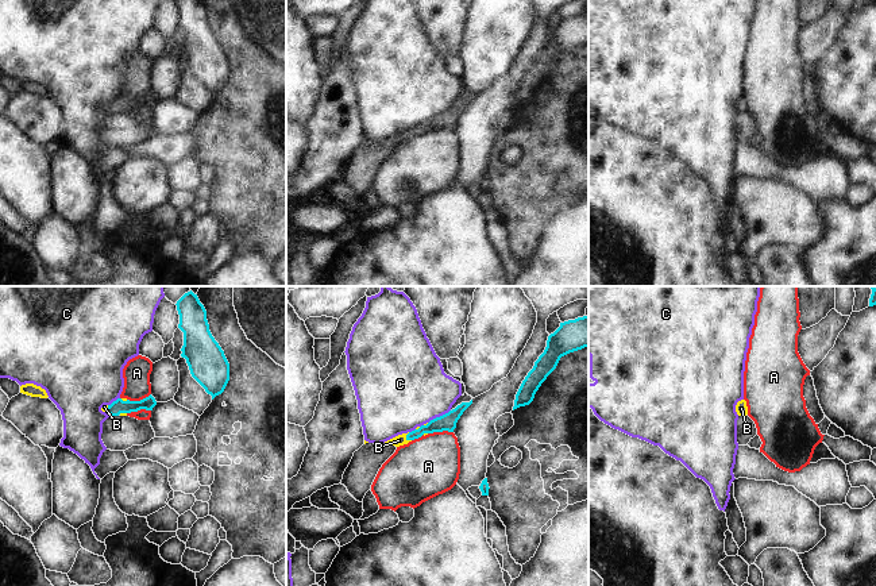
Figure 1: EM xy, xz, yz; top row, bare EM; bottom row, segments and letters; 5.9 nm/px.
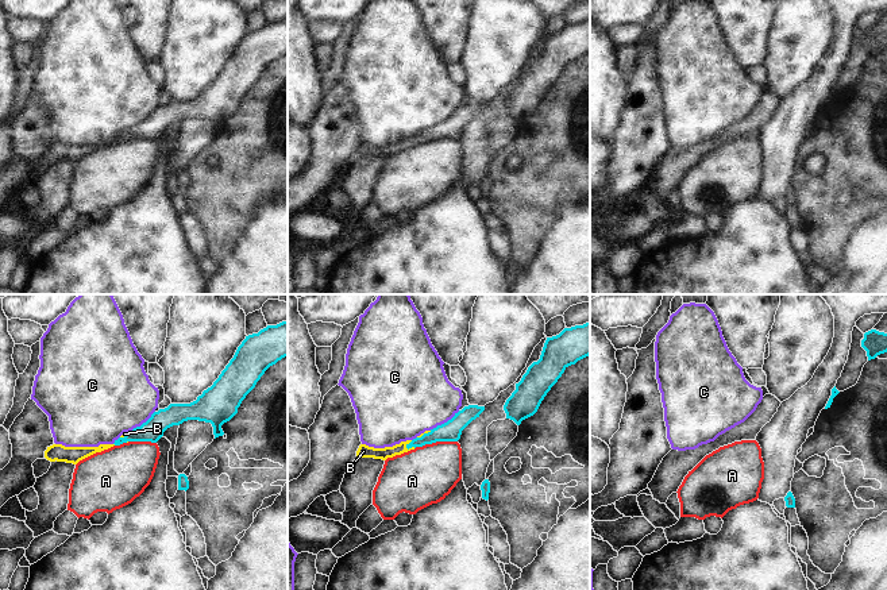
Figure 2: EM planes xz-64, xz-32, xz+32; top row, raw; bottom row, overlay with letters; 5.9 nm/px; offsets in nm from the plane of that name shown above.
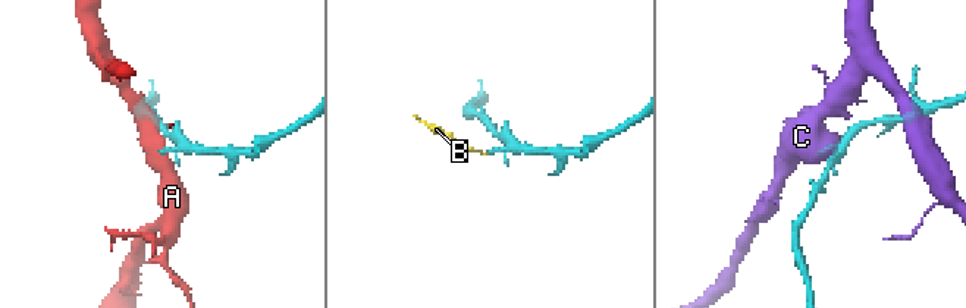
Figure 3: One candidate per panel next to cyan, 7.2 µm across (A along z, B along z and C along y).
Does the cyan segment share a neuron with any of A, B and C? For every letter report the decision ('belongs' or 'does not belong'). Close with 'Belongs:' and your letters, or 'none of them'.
A: does not belong
B: belongs
C: does not belong
Belongs: B

